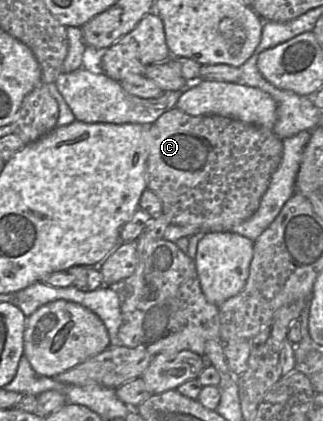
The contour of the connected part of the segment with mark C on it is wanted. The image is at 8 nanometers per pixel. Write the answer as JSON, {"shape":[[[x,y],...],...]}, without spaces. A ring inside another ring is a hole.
{"shape":[[[175,107],[160,116],[146,132],[147,189],[162,201],[170,224],[195,226],[204,232],[231,232],[260,205],[283,154],[283,141],[273,130],[214,114],[192,116]]]}

